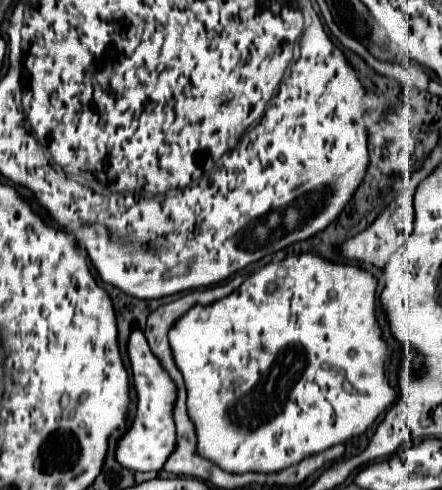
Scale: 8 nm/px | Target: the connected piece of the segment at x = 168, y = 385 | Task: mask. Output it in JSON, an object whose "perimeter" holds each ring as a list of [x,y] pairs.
{"perimeter":[[[135,330],[131,334],[127,350],[137,390],[137,414],[131,430],[127,430],[127,434],[117,444],[117,460],[133,472],[159,472],[165,466],[165,458],[173,454],[173,448],[177,444],[177,432],[171,414],[177,400],[177,386],[173,386],[173,380],[169,380],[169,372],[165,372],[157,356],[153,356],[141,330]]]}

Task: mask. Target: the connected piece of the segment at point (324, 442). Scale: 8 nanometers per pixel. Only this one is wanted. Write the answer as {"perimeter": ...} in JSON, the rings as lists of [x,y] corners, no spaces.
{"perimeter":[[[315,254],[289,256],[281,262],[271,262],[247,278],[231,296],[215,302],[213,306],[193,306],[169,332],[169,344],[175,356],[175,362],[185,378],[187,386],[187,408],[189,416],[197,428],[197,454],[215,462],[225,472],[243,474],[243,472],[279,472],[287,466],[301,462],[305,456],[323,452],[335,444],[343,444],[349,438],[363,434],[373,420],[389,408],[397,392],[391,388],[385,364],[389,358],[387,344],[381,338],[381,328],[377,322],[377,302],[375,302],[375,278],[363,268],[349,264],[331,264]]]}

